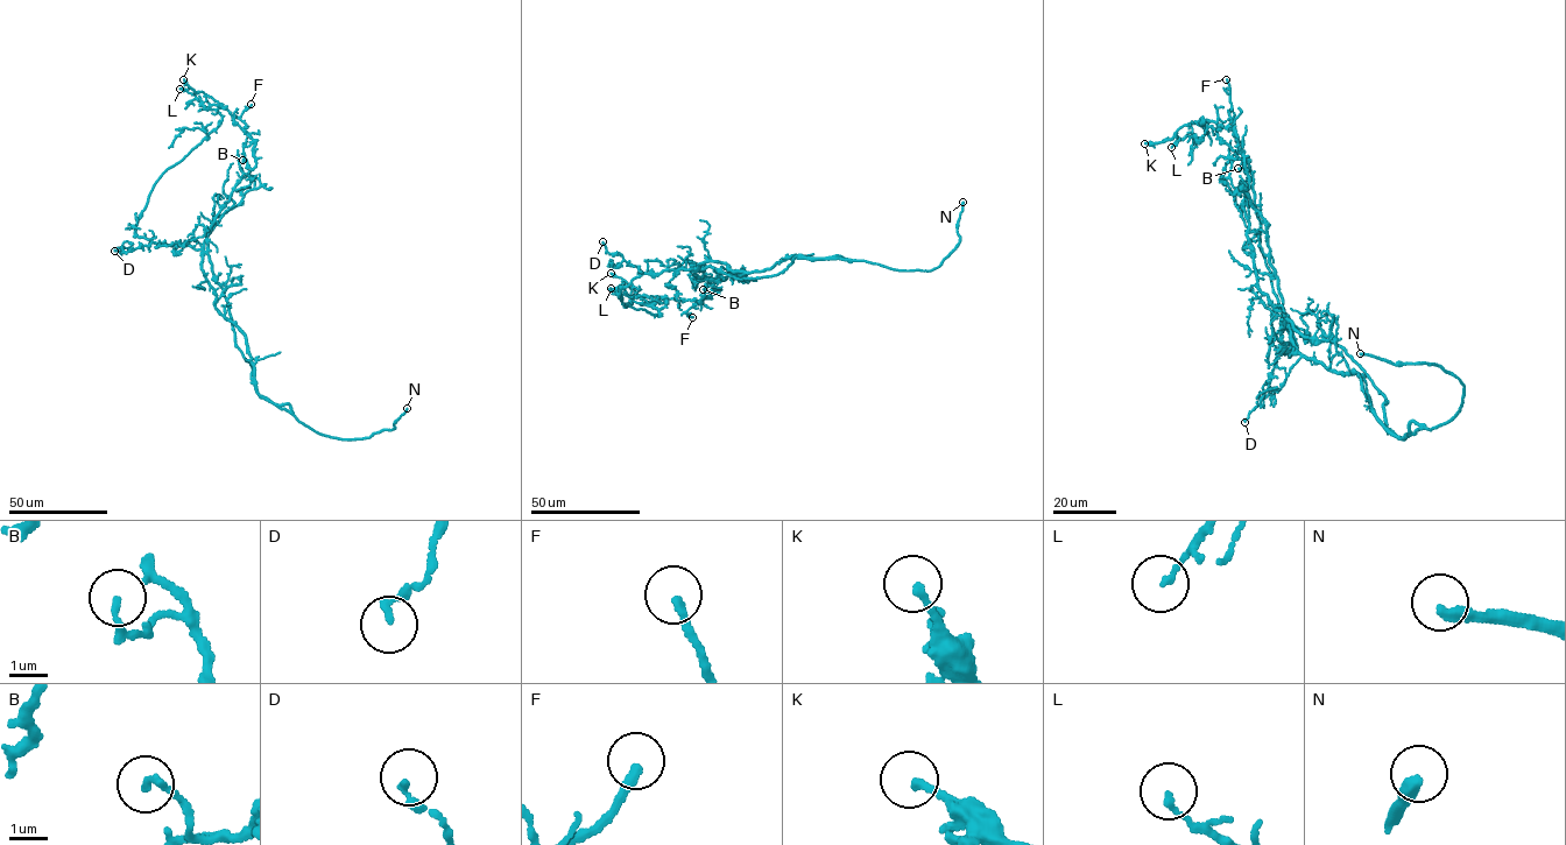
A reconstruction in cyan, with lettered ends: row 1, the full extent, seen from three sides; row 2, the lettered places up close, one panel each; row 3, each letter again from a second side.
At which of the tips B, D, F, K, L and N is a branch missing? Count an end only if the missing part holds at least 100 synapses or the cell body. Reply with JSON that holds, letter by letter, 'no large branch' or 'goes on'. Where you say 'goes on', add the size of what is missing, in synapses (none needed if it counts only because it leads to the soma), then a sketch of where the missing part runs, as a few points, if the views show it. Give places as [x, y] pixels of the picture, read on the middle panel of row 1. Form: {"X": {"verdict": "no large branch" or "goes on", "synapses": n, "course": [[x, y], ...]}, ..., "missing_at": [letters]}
{"B": {"verdict": "no large branch"}, "D": {"verdict": "no large branch"}, "F": {"verdict": "no large branch"}, "K": {"verdict": "no large branch"}, "L": {"verdict": "no large branch"}, "N": {"verdict": "goes on", "course": [[963, 202], [971, 160], [963, 84], [966, 76], [982, 58], [986, 41], [983, 28], [968, 14], [950, 9]]}, "missing_at": ["N"]}

